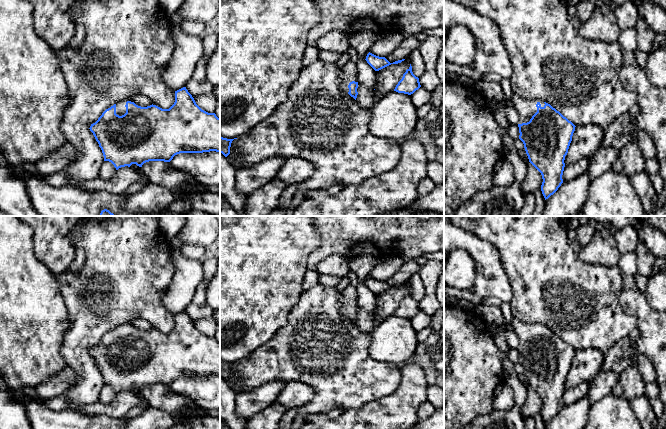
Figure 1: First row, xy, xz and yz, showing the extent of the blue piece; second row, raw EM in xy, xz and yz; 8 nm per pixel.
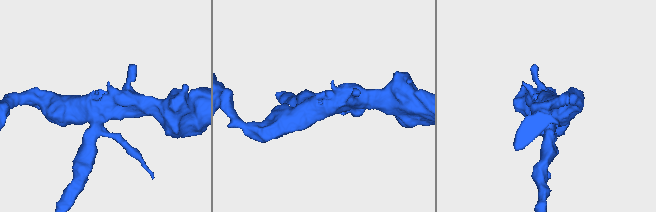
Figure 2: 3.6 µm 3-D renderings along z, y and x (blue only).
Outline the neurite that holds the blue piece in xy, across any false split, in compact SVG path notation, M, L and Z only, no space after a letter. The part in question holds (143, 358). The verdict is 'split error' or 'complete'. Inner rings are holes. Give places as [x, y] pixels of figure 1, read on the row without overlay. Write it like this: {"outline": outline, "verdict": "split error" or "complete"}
{"outline": "M186 311L175 315L175 326L169 333L162 333L153 328L141 331L132 323L121 324L106 333L89 353L102 374L104 385L111 386L116 394L125 390L130 391L132 388L142 391L149 385L170 386L180 377L220 376L220 342L215 337L202 334Z", "verdict": "split error"}

